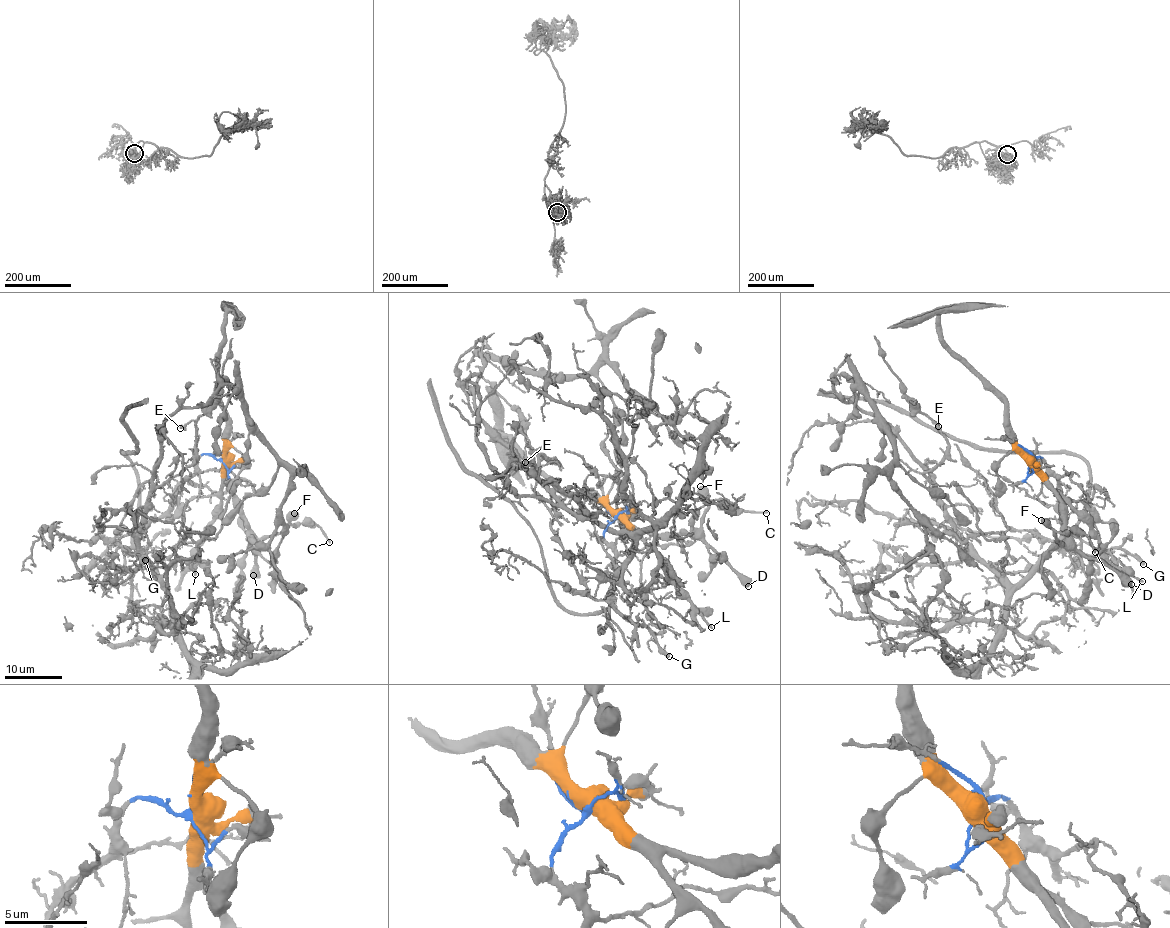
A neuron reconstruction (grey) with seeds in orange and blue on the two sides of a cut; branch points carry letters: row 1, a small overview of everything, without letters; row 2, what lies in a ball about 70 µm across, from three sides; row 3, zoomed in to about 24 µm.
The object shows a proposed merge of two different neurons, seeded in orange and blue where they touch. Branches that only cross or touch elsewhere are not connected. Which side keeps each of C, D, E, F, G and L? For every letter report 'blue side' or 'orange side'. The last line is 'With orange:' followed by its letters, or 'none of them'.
C: orange side
D: orange side
E: blue side
F: orange side
G: blue side
L: orange side
With orange: C, D, F, L

